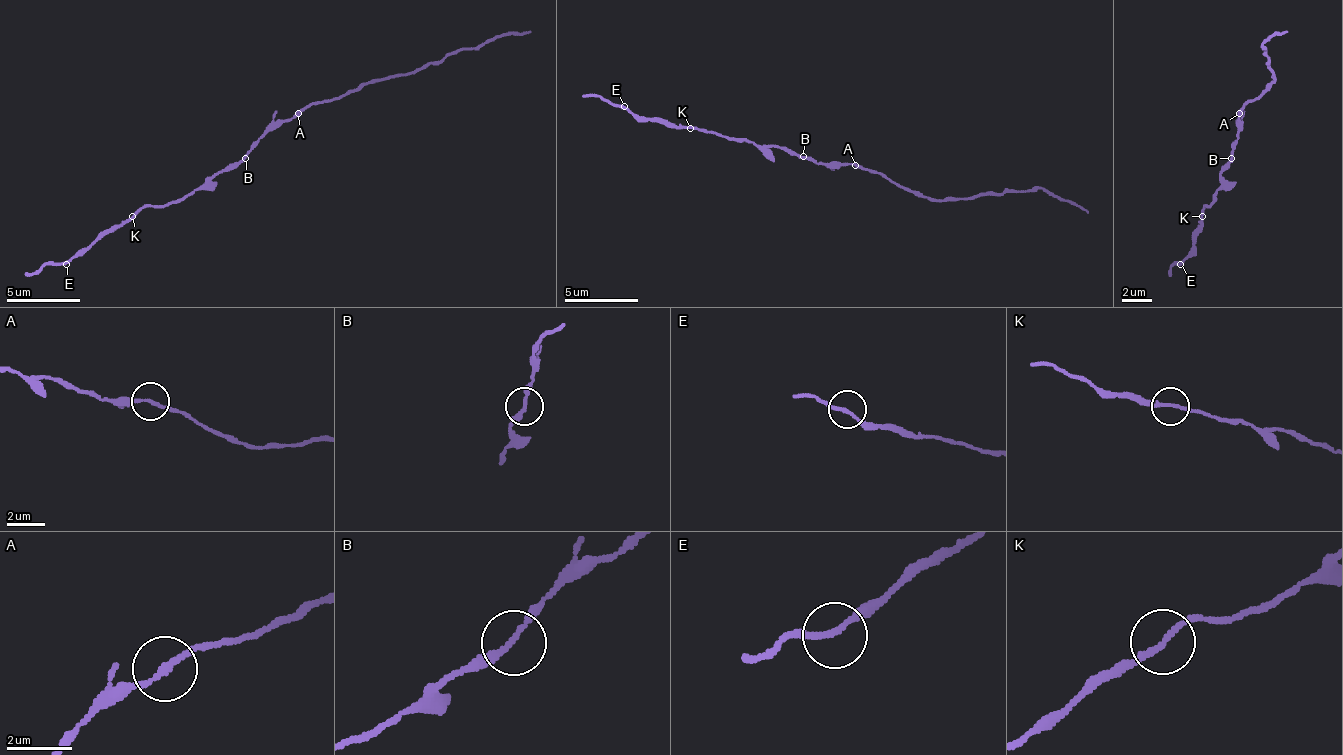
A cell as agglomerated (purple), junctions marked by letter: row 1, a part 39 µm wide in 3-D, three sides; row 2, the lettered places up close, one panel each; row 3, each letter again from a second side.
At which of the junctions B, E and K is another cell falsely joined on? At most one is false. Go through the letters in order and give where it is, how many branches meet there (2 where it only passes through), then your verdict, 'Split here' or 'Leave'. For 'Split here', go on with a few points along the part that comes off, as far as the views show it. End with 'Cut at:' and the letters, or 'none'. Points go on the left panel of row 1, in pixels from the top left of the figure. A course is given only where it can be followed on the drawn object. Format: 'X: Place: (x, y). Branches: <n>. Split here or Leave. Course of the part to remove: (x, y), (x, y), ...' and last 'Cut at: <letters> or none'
B: Place: (245, 158). Branches: 2. Leave
E: Place: (66, 264). Branches: 2. Leave
K: Place: (132, 216). Branches: 2. Leave
Cut at: none

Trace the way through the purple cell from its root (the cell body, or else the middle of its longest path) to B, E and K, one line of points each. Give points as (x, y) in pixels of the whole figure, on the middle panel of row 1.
B: (826, 165), (804, 157)
E: (826, 165), (807, 161), (782, 146), (756, 146), (745, 139), (727, 139), (712, 131), (639, 120), (624, 106)
K: (826, 165), (807, 161), (782, 146), (756, 146), (745, 139), (727, 139), (712, 131), (690, 128)

